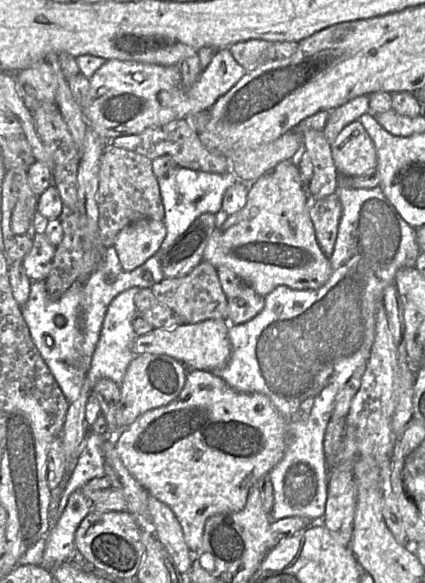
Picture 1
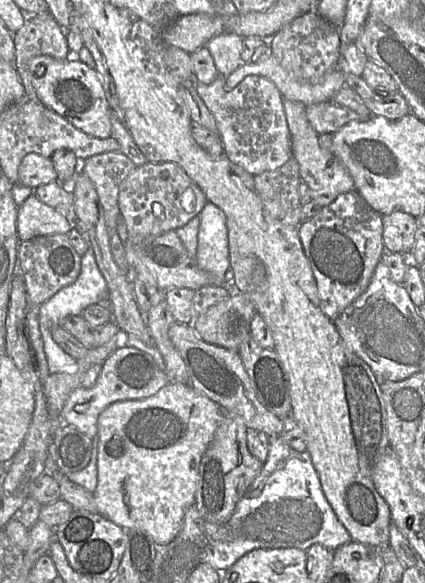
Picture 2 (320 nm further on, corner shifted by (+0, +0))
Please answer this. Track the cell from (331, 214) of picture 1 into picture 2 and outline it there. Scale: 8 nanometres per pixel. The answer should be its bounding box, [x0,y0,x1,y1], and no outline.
[298,190,386,321]

